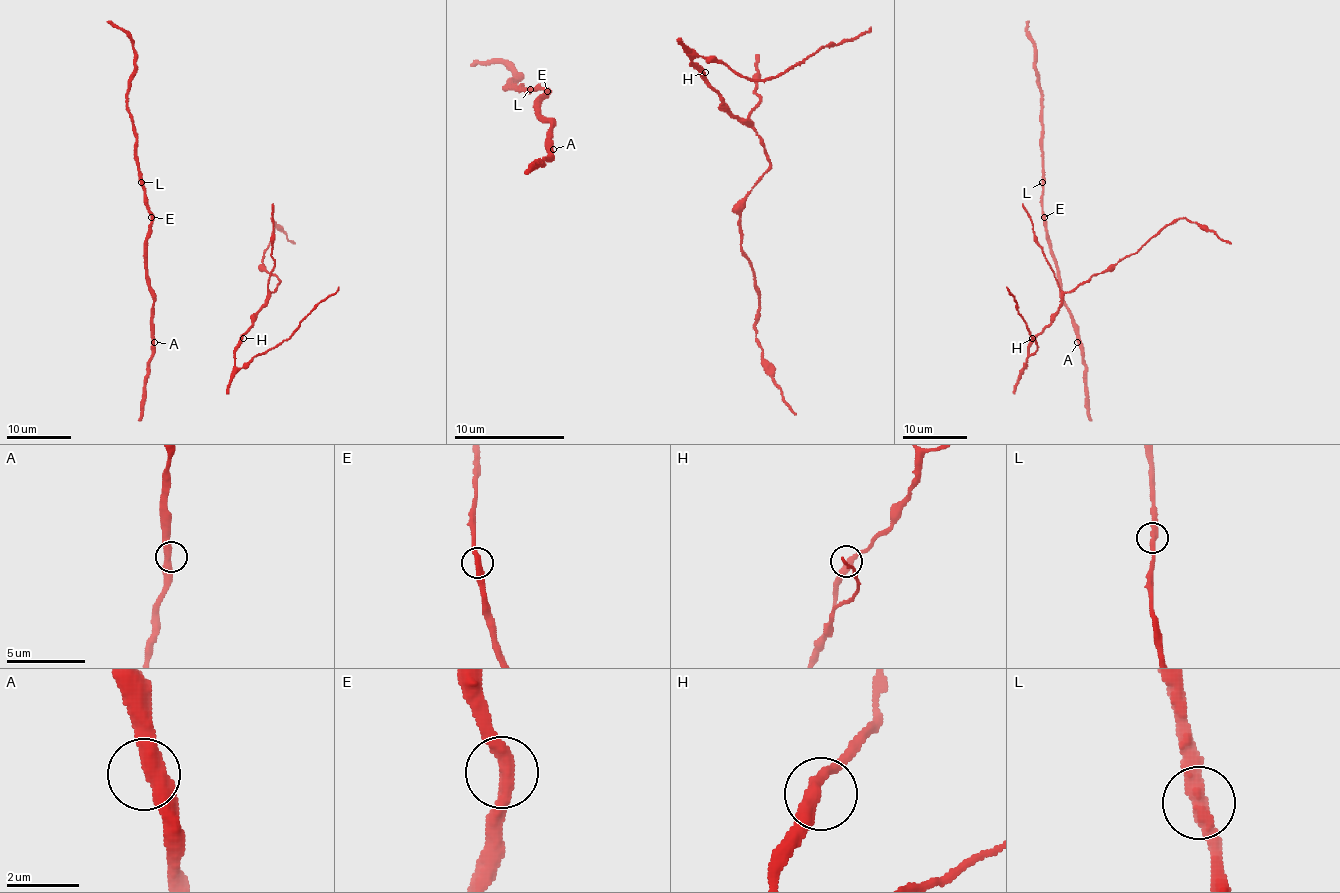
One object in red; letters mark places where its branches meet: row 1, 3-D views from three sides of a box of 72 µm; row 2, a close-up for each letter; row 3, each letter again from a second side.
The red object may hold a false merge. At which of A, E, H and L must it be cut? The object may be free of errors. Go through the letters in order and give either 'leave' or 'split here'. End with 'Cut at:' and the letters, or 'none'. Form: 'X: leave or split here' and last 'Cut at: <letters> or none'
A: leave
E: leave
H: leave
L: leave
Cut at: none

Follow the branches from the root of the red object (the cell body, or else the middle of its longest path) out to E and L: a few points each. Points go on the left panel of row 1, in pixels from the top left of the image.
E: (154, 342), (153, 297), (146, 267), (146, 238), (151, 217)
L: (154, 342), (153, 297), (146, 267), (146, 238), (151, 214), (142, 182)

